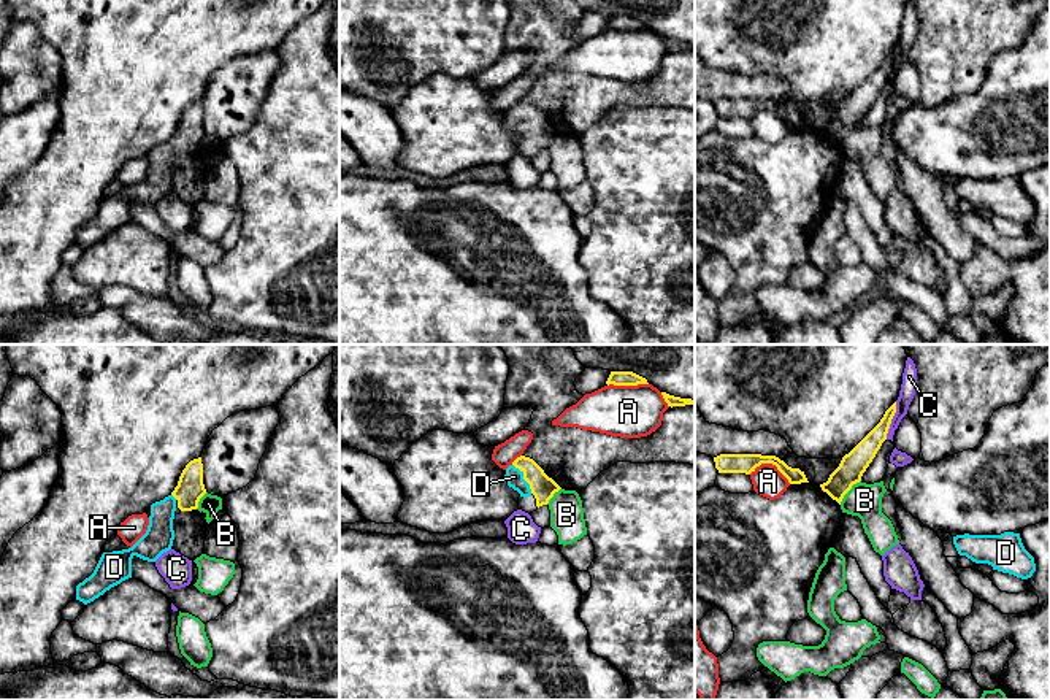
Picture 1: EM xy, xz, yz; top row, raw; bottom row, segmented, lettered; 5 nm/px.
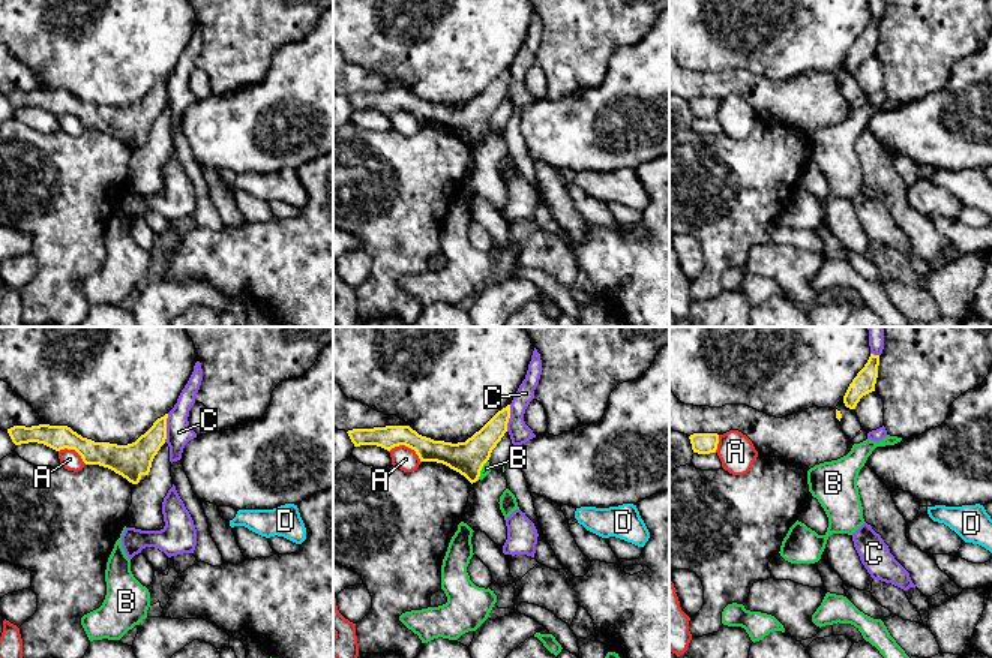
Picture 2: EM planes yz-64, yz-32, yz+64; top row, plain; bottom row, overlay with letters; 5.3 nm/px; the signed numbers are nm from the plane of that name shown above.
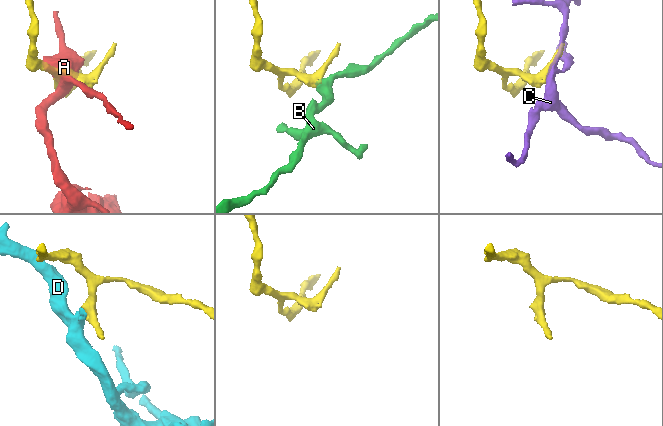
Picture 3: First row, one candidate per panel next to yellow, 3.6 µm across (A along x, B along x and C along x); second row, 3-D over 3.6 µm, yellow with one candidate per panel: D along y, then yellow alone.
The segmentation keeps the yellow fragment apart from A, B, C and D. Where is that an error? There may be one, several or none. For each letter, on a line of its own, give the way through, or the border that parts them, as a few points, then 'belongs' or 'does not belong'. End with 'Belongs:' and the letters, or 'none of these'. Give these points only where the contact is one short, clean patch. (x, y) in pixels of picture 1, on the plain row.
A: does not belong
B: border yz (860, 124), (839, 148); does not belong
C: does not belong
D: way xz (543, 132), (536, 126), (524, 123), (514, 121); belongs
Belongs: D

